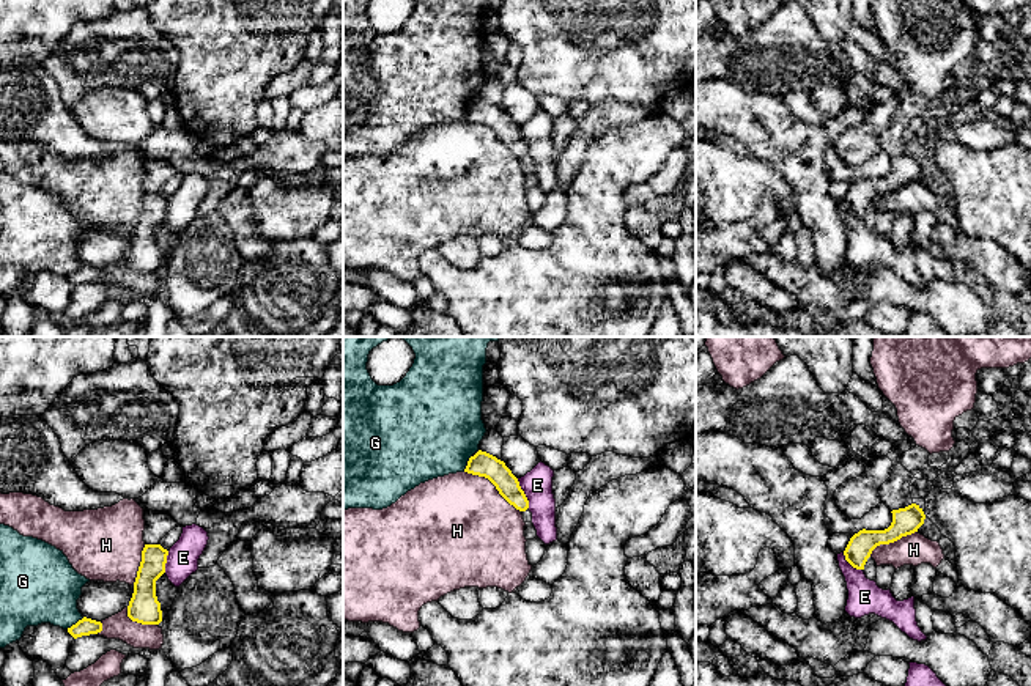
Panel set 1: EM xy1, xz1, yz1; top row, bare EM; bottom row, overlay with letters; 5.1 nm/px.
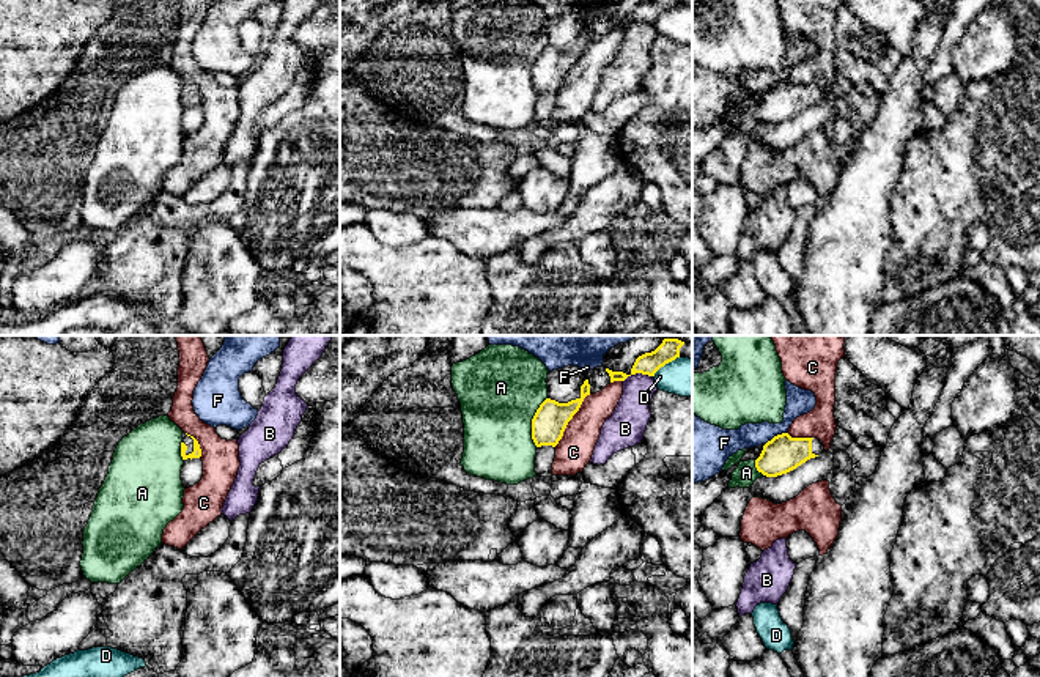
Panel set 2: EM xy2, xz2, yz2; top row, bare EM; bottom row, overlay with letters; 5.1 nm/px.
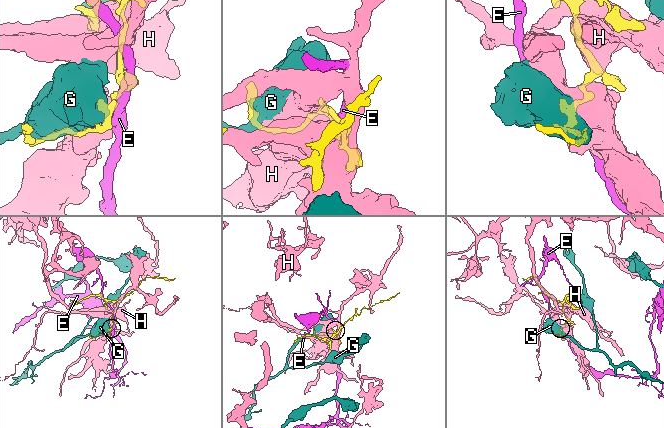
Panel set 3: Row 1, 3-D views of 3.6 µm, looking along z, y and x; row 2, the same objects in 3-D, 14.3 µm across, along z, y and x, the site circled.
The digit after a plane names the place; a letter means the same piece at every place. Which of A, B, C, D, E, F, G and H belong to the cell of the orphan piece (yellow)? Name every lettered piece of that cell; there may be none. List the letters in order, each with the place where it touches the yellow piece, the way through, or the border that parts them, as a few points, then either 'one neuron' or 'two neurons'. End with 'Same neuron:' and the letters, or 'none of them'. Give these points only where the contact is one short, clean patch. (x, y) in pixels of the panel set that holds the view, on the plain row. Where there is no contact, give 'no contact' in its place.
A: xz2 (532, 70) | along xz2 (546, 44), (532, 66), (532, 88), (535, 93) | two neurons
B: xz2 (638, 19) | two neurons
C: xz2 (571, 65) | two neurons
D: xz2 (664, 11) | two neurons
E: xz1 (523, 140) | along xz1 (517, 126), (529, 154) | two neurons
F: yz2 (774, 84) | two neurons
G: xy1 (76, 271) | two neurons
H: xz1 (493, 131) | two neurons
Same neuron: none of them

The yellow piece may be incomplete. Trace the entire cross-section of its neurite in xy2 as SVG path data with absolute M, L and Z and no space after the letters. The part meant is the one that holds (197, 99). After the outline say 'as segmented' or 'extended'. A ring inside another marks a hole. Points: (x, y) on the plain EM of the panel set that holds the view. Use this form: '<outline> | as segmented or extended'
M183 79L183 90L181 90L181 104L183 107L187 107L187 105L192 107L192 105L201 104L201 96L198 88L184 79Z | extended

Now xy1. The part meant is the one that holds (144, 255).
M145 192L134 230L134 241L127 253L127 264L132 269L142 272L159 272L162 269L156 228L165 220L167 203L168 198L161 192Z | as segmented

